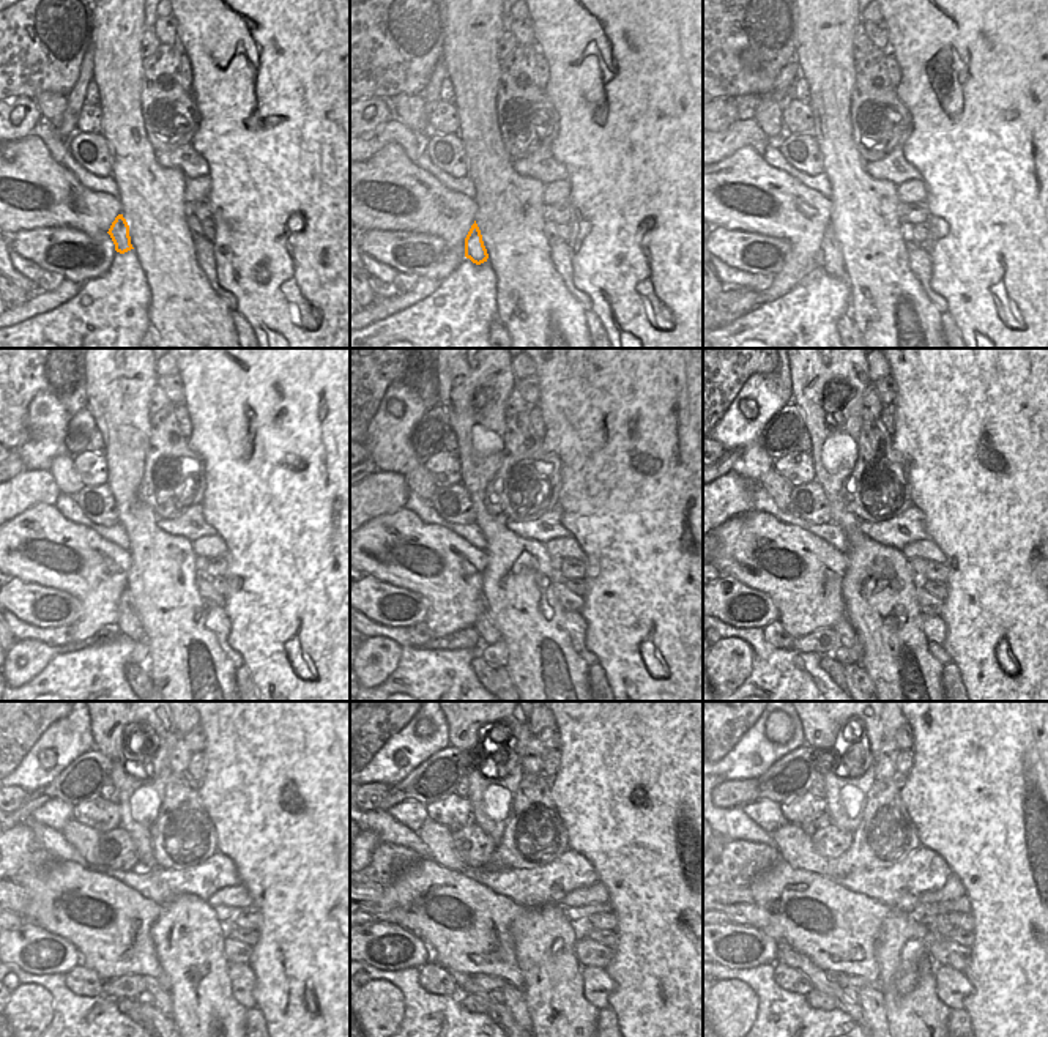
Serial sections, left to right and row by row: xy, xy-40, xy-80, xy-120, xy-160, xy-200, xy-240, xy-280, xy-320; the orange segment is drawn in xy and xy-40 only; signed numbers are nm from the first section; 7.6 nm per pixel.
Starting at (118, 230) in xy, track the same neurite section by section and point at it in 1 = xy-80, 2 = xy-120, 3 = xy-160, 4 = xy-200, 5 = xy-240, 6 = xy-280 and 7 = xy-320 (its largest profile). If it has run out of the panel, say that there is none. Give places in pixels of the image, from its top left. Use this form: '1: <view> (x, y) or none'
1: xy-80 (831, 252)
2: xy-120 (130, 624)
3: xy-160 (484, 626)
4: xy-200 (843, 629)
5: xy-240 (161, 996)
6: xy-280 (514, 998)
7: xy-320 (872, 1001)

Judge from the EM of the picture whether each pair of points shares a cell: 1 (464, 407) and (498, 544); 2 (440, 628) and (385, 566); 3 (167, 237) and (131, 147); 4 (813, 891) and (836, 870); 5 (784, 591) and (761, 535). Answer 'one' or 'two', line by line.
1: one
2: one
3: one
4: two
5: one

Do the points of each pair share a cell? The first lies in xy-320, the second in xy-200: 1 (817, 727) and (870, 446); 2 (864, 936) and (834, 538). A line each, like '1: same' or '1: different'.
1: different
2: different

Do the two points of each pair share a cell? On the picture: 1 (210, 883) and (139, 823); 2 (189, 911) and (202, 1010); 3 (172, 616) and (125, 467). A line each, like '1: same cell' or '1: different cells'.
1: different cells
2: same cell
3: same cell

